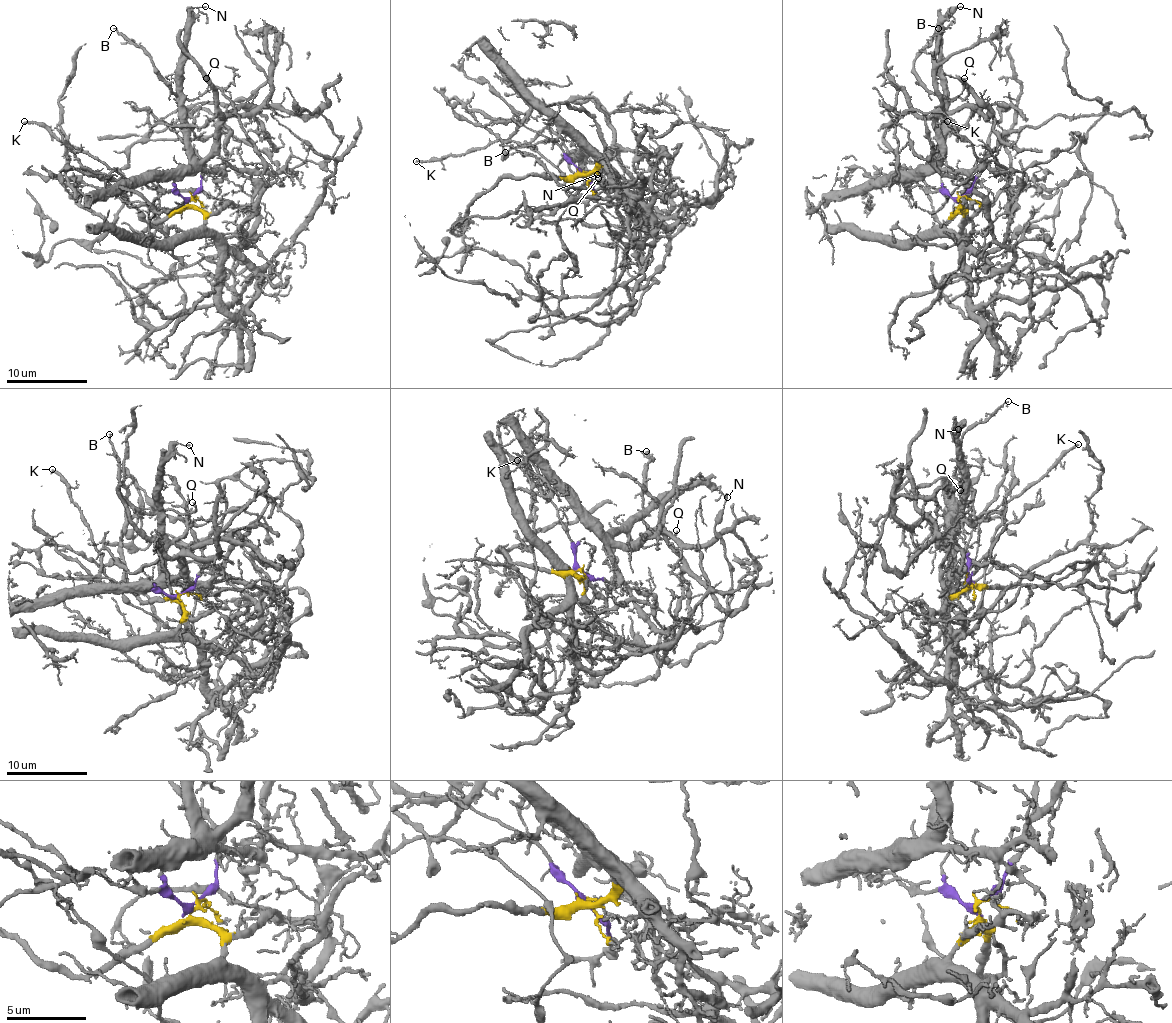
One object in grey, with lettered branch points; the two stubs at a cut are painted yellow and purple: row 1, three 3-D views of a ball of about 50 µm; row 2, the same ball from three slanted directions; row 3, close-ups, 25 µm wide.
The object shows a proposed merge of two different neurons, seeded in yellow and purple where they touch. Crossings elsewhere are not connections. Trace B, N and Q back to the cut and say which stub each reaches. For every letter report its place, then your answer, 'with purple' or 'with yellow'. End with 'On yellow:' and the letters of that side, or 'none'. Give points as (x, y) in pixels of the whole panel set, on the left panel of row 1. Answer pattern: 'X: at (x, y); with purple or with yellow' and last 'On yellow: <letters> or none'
B: at (113, 28); with yellow
N: at (205, 6); with yellow
Q: at (206, 78); with yellow
On yellow: B, N, Q

